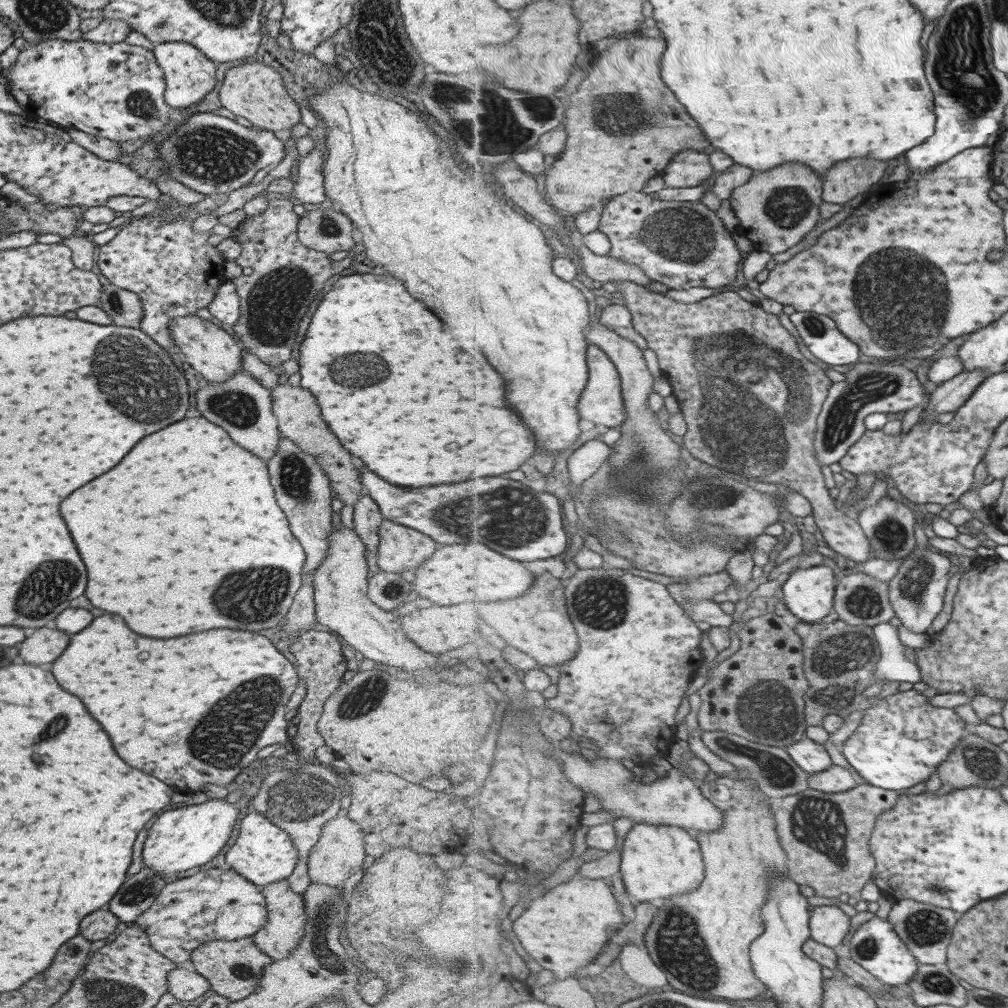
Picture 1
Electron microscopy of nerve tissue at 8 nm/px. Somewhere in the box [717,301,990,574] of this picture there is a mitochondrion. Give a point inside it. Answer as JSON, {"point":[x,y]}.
{"point":[878,385]}

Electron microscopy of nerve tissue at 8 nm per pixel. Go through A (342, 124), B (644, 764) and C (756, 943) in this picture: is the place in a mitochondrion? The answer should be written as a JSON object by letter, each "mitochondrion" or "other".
{"A":"other","B":"other","C":"other"}

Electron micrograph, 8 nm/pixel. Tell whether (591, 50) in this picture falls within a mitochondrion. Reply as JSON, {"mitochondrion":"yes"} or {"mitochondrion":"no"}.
{"mitochondrion":"no"}

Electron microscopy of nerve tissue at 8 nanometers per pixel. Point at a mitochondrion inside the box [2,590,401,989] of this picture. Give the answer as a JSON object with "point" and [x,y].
{"point":[226,733]}

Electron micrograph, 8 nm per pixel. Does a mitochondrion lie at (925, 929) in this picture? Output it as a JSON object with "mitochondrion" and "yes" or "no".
{"mitochondrion":"yes"}

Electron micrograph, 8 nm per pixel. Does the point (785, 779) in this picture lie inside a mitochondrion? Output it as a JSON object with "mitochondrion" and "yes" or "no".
{"mitochondrion":"yes"}

